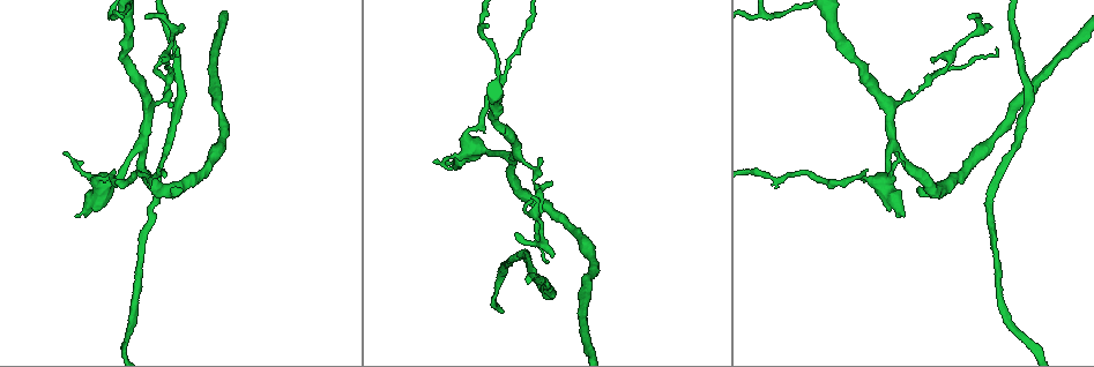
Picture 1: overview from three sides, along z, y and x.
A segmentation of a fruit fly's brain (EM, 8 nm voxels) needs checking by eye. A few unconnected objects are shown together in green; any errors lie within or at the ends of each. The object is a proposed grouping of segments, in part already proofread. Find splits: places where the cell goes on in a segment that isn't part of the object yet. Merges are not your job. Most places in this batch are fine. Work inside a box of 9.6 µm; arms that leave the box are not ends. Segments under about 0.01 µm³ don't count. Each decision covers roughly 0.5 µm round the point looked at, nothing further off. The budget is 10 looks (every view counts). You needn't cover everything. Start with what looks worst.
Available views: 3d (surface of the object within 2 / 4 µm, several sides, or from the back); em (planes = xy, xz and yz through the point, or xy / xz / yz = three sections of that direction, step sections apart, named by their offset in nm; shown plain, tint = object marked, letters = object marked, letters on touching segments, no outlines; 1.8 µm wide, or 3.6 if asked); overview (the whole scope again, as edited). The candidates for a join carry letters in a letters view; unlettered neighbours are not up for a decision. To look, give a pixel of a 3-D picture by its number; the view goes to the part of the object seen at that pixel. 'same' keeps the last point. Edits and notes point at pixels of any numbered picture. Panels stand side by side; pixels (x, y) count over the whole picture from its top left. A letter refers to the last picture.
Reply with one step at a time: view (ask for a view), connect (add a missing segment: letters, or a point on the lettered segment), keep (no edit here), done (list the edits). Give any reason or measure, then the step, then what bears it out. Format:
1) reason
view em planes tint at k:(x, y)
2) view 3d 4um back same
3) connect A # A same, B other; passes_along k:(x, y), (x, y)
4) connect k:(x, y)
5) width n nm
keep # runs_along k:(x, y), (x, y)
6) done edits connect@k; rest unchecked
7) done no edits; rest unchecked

view em planes letters at 1:(75, 216)

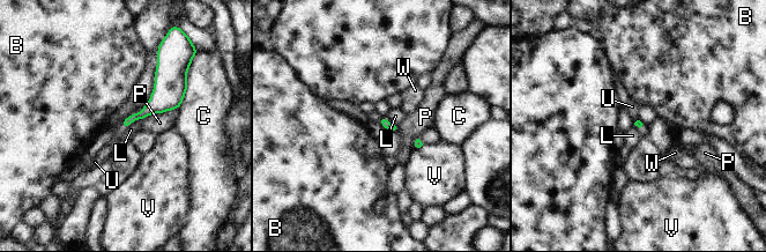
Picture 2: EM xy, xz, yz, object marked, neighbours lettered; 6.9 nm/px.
keep # B other, C other, L other, P other, U other, V other, W other; border 2:(381, 117), (379, 121); no lettered segment goes on from it

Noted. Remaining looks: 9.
thin end
view 3d 4um at 1:(968, 17)

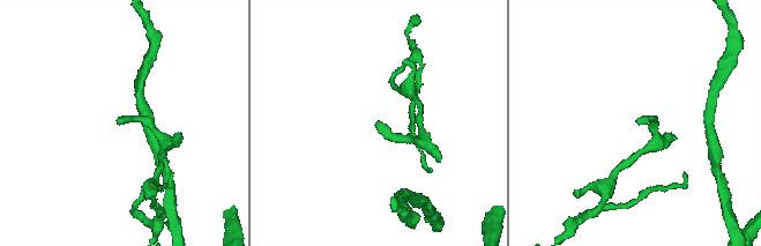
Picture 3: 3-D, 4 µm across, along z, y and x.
shape alone is not enough
view em planes tint at 3:(378, 123)

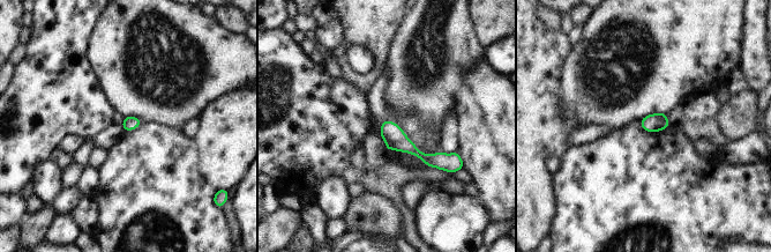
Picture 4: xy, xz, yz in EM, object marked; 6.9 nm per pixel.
view em planes letters same

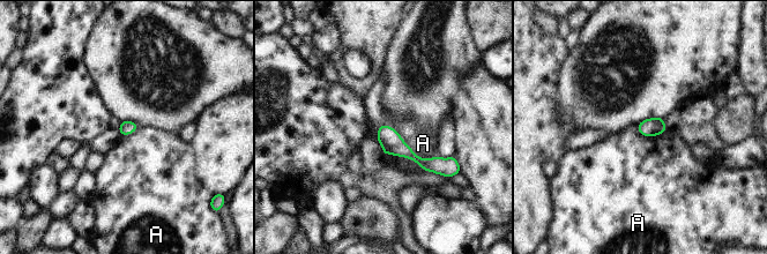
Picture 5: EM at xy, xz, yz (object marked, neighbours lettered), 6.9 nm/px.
keep # A other; border 5:(384, 124), (418, 156), (437, 156); none of them fits

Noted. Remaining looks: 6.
free end
view 3d 4um at 1:(896, 153)

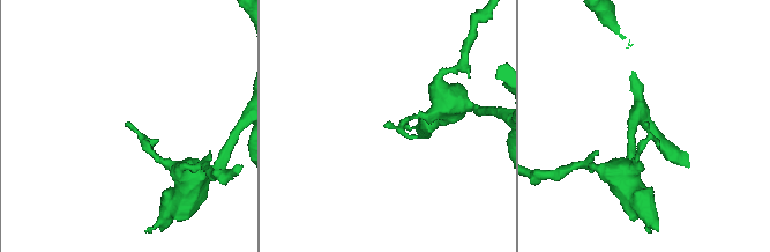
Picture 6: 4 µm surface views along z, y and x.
need the tissue
view em planes letters at 6:(385, 127)

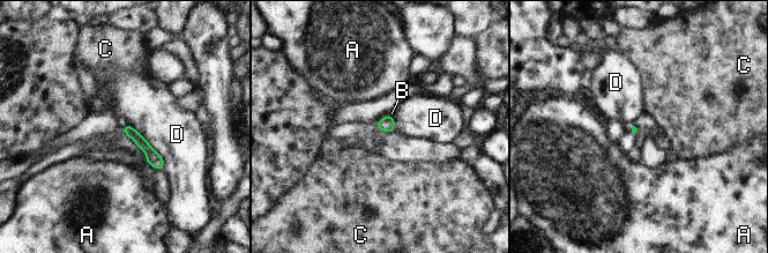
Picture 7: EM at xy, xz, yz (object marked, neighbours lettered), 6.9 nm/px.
keep # A other, B other, C other, D other; border 7:(128, 124), (162, 157), (164, 168); no lettered segment goes on from it

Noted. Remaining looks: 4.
free end
view em planes plain at 1:(182, 188)

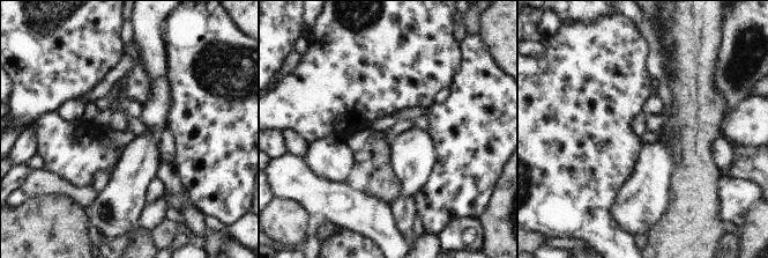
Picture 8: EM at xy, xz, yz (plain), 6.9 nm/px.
what lies round it
view em planes letters same

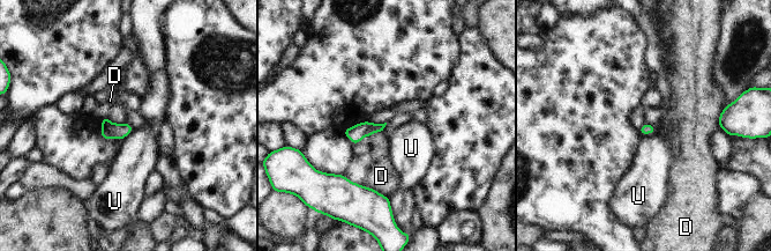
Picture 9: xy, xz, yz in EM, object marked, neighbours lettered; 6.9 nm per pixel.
longest_contact D 200 nm
keep # D other, U other; border 9:(656, 127), (652, 132), (641, 135); no lettered segment goes on from it

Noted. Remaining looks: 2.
done no edits; rest unchecked

